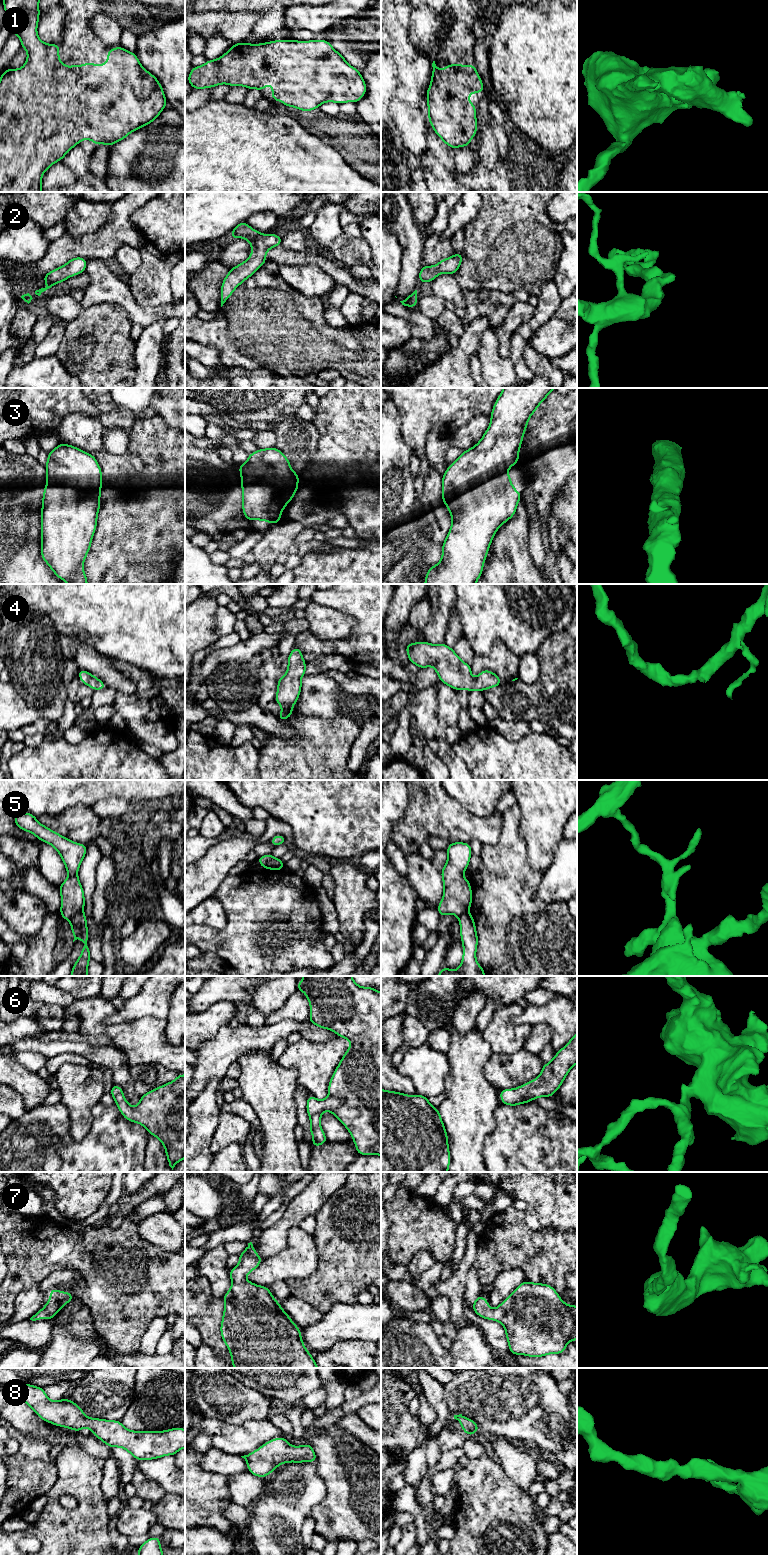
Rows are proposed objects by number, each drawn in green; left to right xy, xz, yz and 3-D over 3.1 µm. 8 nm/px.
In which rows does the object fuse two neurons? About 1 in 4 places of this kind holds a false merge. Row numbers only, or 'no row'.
5

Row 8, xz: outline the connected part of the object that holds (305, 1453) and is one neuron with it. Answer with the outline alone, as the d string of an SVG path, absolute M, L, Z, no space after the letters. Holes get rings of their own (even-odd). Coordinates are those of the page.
M274 1438L263 1444L257 1450L250 1454L241 1456L245 1459L249 1473L264 1478L272 1473L279 1465L288 1462L316 1462L317 1457L312 1448L312 1445L305 1444L302 1446L290 1446L288 1438Z

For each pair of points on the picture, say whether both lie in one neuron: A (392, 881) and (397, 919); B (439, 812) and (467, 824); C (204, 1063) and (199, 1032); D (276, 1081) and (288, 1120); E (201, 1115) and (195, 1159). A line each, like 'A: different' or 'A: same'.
A: same
B: same
C: different
D: same
E: same

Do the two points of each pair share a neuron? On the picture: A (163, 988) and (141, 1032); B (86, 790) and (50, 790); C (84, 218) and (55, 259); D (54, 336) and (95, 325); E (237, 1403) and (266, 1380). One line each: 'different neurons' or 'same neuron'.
A: different neurons
B: same neuron
C: different neurons
D: different neurons
E: different neurons

